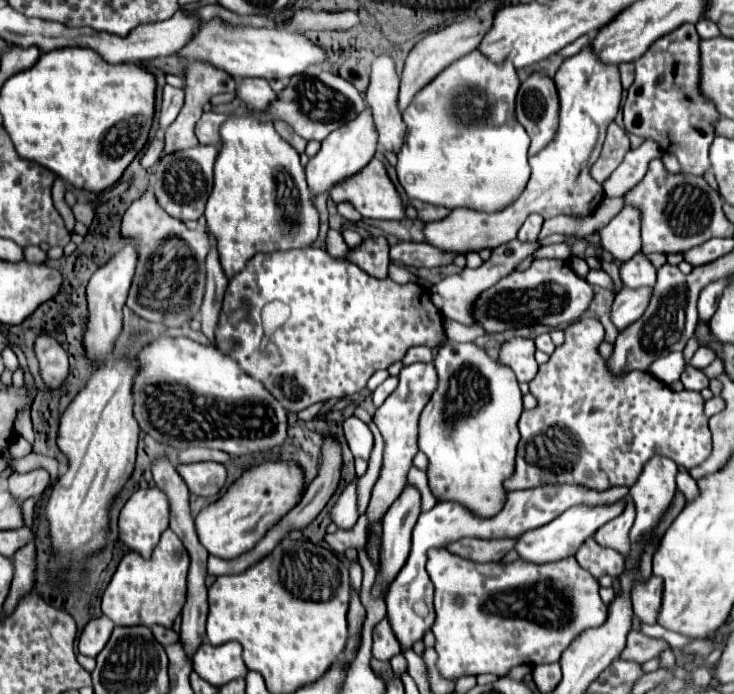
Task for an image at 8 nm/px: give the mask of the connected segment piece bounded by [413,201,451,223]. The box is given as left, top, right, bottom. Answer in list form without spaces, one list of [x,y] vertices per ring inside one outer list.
[[[417,201],[413,205],[419,213],[419,219],[425,221],[425,223],[427,221],[441,221],[451,213],[451,209],[447,209],[447,207],[435,207],[435,205],[427,205],[427,203],[421,203],[421,201]]]

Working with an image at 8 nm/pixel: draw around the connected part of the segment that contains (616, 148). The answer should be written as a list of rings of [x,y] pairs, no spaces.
[[[613,121],[607,127],[607,137],[601,149],[599,159],[591,167],[591,177],[597,183],[603,183],[623,161],[623,155],[629,151],[629,137],[627,133]]]

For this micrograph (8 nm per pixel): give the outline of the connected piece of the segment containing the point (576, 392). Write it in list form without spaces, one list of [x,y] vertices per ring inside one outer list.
[[[583,317],[583,319],[571,323],[565,329],[565,343],[555,349],[555,353],[551,355],[551,359],[547,363],[539,365],[539,373],[529,383],[529,389],[537,397],[539,405],[535,409],[531,409],[531,411],[523,411],[521,413],[521,419],[519,419],[521,441],[519,441],[519,447],[517,447],[515,473],[509,479],[505,479],[505,483],[503,483],[503,487],[507,491],[539,487],[541,483],[587,483],[589,487],[599,487],[599,489],[607,489],[607,487],[613,487],[613,483],[619,483],[619,485],[631,487],[637,481],[637,477],[641,475],[643,465],[655,455],[665,455],[665,457],[673,459],[677,465],[681,465],[685,469],[693,469],[693,467],[701,465],[707,459],[707,455],[711,455],[711,447],[713,447],[711,445],[711,431],[707,427],[707,417],[703,415],[703,399],[701,399],[701,395],[697,391],[685,391],[685,389],[683,391],[673,391],[665,383],[655,379],[651,373],[643,373],[643,371],[631,371],[623,379],[611,379],[611,375],[607,375],[607,369],[603,367],[603,357],[597,353],[597,347],[603,341],[603,335],[605,335],[603,325],[597,319]]]

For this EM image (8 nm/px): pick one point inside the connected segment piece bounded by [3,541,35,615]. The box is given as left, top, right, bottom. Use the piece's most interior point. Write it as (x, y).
(24, 560)

